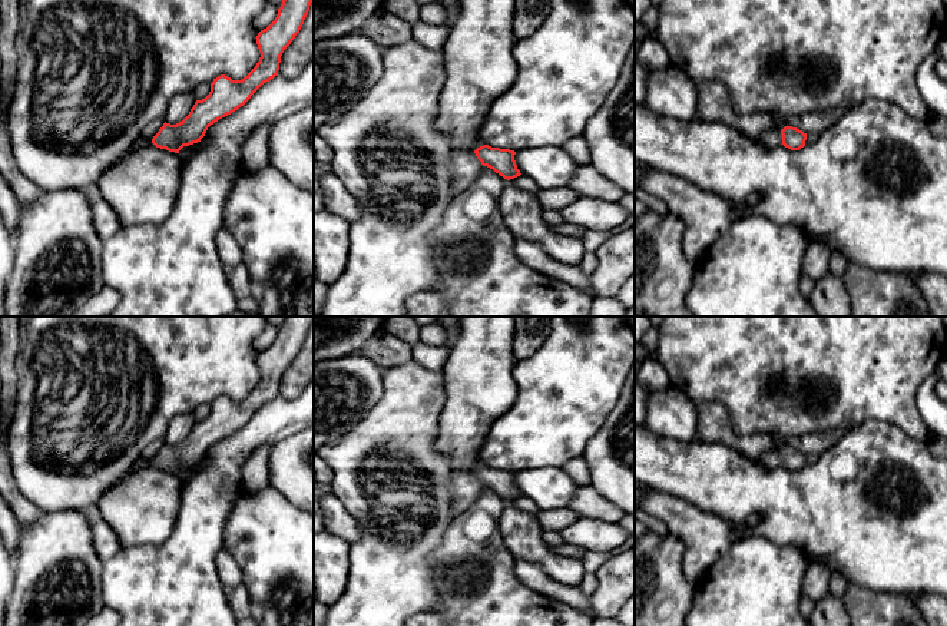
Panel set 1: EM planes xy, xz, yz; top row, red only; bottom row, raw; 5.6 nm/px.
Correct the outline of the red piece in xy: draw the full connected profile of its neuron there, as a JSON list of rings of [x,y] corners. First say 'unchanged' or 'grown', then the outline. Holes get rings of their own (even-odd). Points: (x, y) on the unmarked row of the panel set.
unchanged; [[[285,317],[275,341],[256,357],[261,374],[256,387],[242,401],[225,395],[213,400],[209,415],[196,421],[182,443],[165,443],[152,464],[179,474],[183,467],[201,463],[211,446],[238,431],[264,404],[278,397],[281,377],[299,354],[312,322],[314,317]]]

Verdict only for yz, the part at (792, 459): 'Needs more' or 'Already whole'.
Needs more

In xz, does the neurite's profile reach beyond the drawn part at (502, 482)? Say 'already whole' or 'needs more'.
needs more

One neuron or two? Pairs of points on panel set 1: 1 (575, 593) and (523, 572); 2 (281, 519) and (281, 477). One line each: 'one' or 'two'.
1: one
2: two

